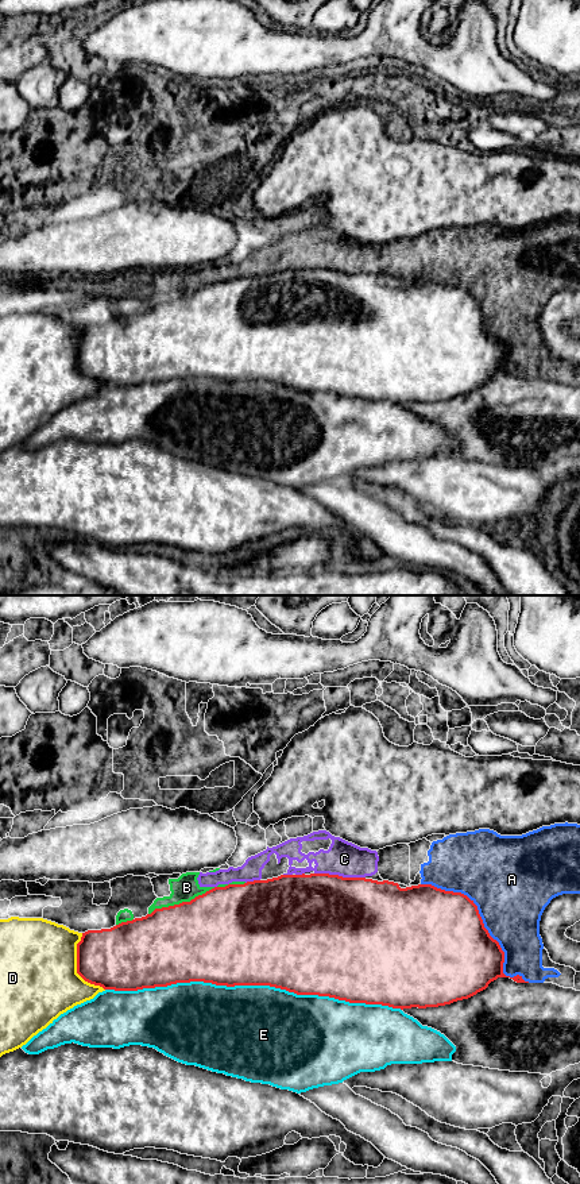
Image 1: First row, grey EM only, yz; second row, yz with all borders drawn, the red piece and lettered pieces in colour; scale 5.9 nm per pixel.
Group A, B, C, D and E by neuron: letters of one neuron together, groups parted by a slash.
A B C / D / E

